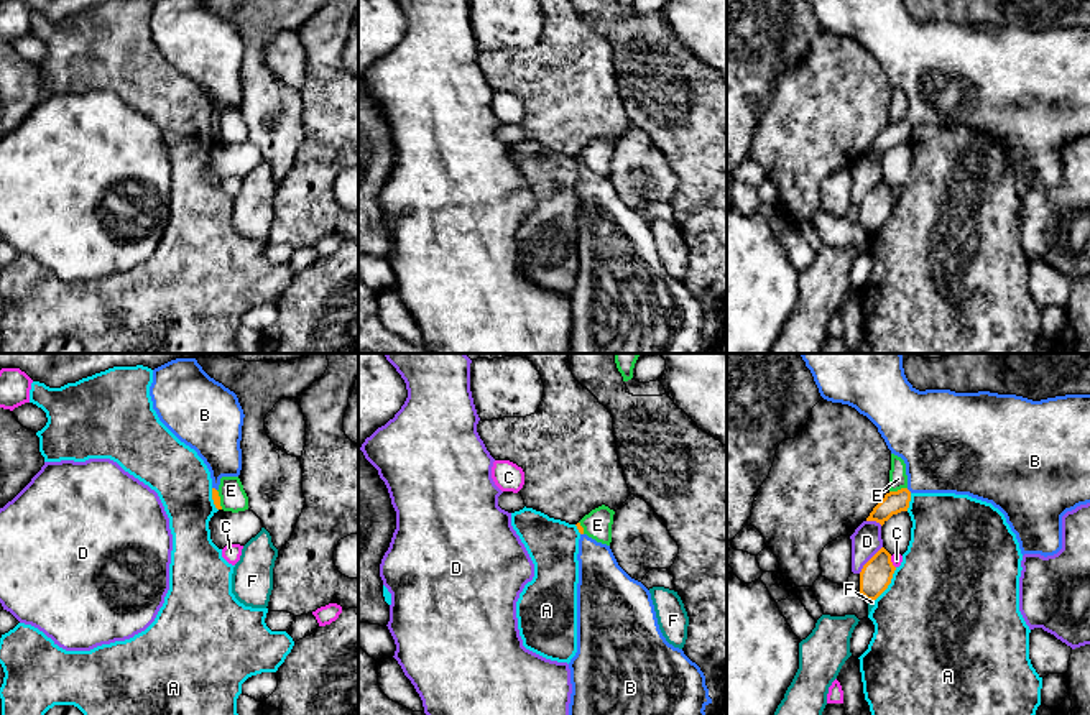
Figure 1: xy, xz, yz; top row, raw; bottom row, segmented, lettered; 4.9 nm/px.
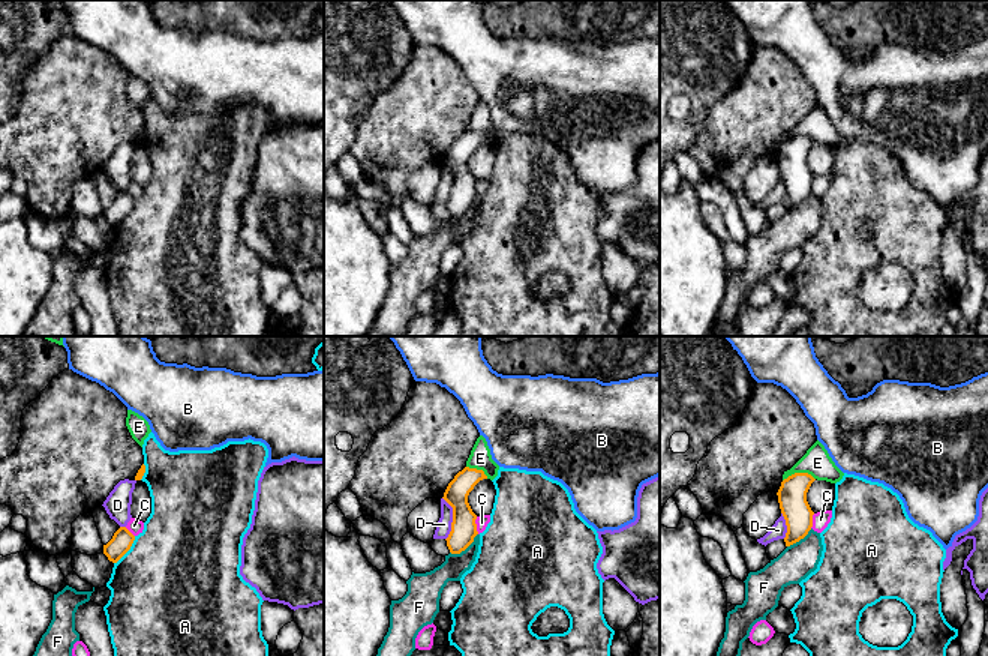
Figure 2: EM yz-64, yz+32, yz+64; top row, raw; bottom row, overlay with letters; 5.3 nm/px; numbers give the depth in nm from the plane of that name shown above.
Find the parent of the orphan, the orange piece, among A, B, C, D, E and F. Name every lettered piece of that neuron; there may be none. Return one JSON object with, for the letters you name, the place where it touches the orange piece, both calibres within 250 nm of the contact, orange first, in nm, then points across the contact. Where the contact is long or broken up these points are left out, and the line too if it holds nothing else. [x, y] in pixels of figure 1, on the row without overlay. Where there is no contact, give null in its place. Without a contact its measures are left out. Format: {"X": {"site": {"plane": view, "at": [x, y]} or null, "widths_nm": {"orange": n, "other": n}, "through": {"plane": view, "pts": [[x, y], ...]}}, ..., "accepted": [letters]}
{"B": {"site": {"plane": "yz", "at": [908, 122]}, "widths_nm": {"orange": 110, "other": 380}, "through": {"plane": "yz", "pts": [[895, 133], [908, 122], [942, 84]]}}, "accepted": ["B"]}

